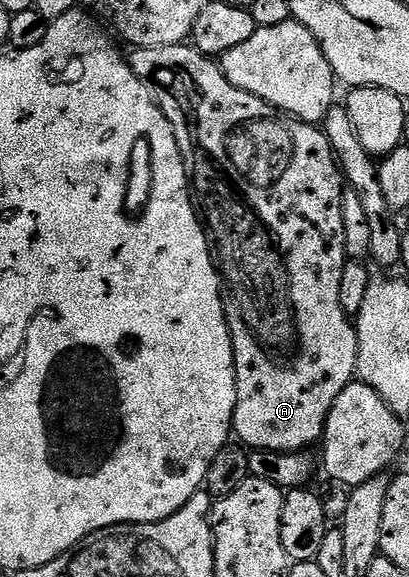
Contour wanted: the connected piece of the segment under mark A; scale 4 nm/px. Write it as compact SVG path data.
M178 45L176 47L139 47L136 48L128 56L131 69L135 73L135 77L139 77L139 81L143 81L149 86L149 92L154 101L159 105L161 112L167 117L167 121L171 121L171 129L177 138L177 144L181 150L181 156L185 162L185 172L189 175L189 185L193 202L197 209L197 214L205 228L205 235L209 238L209 250L213 252L213 261L217 264L217 273L221 277L221 285L223 288L223 298L225 301L225 316L229 322L229 332L231 333L231 341L233 342L233 360L235 361L235 373L237 374L237 400L235 401L235 413L233 414L232 434L237 435L243 442L253 451L295 451L304 452L305 447L309 447L313 442L320 440L325 434L325 422L331 413L331 405L335 405L335 397L339 397L339 393L343 393L343 389L347 389L349 383L354 382L357 374L357 358L359 357L359 341L357 340L357 329L354 320L343 309L343 305L339 301L339 280L343 278L343 269L347 262L345 254L345 242L343 241L343 197L347 190L347 184L341 174L341 168L337 165L337 157L333 154L333 146L327 141L324 130L320 126L304 123L301 119L294 119L293 116L285 114L277 107L272 107L270 103L265 103L259 97L255 97L251 93L247 93L243 89L239 89L235 85L231 85L231 81L227 81L227 77L221 72L220 66L210 56L201 54L196 47L192 45Z

